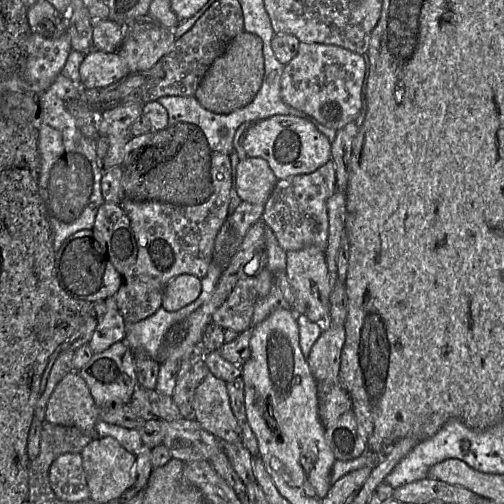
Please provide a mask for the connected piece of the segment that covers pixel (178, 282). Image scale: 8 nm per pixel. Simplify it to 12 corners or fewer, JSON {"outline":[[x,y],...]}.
{"outline":[[177,275],[165,286],[161,307],[177,311],[194,302],[199,277]]}

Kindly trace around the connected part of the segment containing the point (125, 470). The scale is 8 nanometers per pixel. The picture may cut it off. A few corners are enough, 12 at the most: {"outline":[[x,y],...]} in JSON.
{"outline":[[115,438],[81,452],[91,499],[107,503],[135,482],[136,455]]}

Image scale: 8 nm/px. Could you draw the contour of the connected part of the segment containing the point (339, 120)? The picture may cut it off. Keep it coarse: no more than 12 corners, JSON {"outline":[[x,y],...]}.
{"outline":[[300,42],[281,98],[338,131],[358,121],[366,55]]}

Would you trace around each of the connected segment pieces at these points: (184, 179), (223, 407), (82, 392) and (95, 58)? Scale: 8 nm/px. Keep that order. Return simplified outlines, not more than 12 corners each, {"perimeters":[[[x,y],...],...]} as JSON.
{"perimeters":[[[152,131],[122,166],[125,199],[204,203],[213,192],[205,134]],[[207,373],[193,418],[220,441],[238,442],[226,382]],[[79,371],[47,404],[46,421],[95,429],[98,406]],[[93,48],[80,64],[82,88],[130,73],[118,52]]]}

